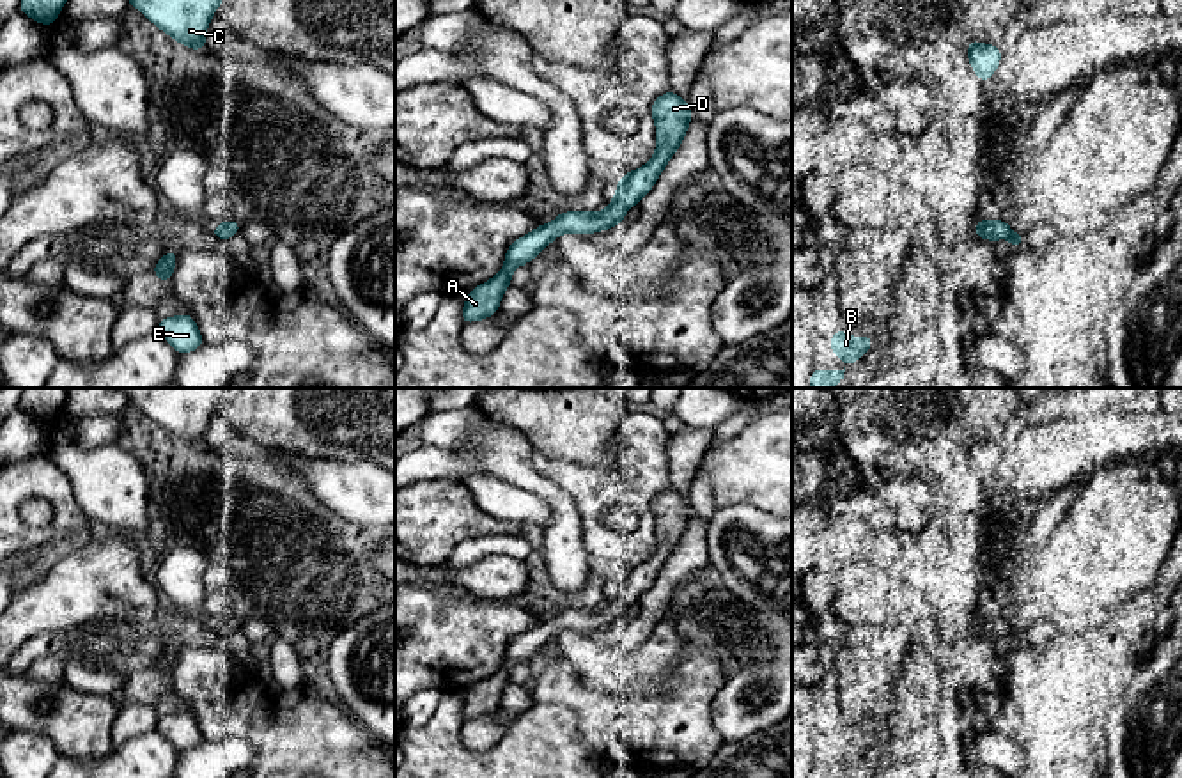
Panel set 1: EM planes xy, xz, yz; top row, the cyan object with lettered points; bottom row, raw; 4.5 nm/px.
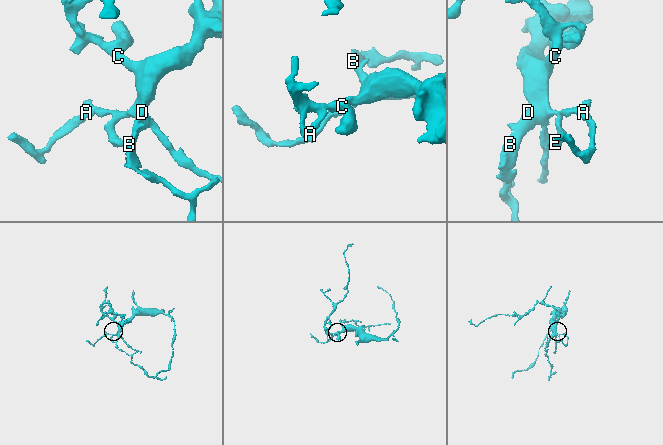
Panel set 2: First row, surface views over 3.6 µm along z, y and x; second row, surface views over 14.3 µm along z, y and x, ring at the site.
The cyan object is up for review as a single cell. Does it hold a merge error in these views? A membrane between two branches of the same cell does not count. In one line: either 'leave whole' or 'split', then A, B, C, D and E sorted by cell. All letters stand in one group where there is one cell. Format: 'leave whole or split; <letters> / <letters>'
leave whole; A B C D E

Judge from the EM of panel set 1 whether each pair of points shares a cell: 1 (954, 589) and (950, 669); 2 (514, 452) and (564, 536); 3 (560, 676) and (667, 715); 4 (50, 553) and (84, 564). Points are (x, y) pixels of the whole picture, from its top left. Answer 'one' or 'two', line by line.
1: one
2: one
3: one
4: two

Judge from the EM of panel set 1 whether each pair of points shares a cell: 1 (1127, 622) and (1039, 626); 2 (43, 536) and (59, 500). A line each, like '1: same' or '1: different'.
1: different
2: same

